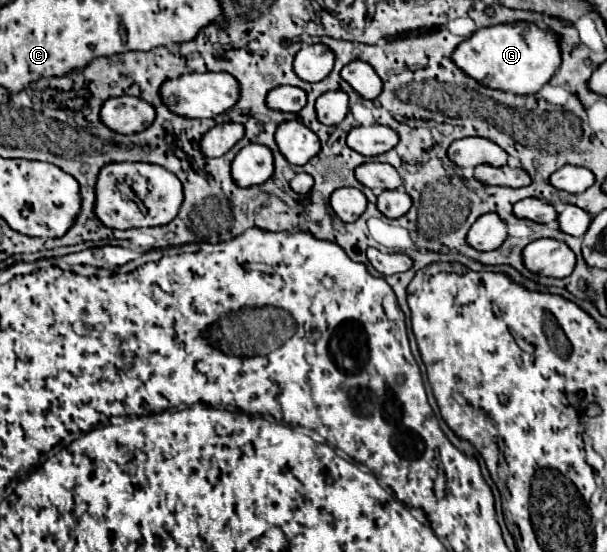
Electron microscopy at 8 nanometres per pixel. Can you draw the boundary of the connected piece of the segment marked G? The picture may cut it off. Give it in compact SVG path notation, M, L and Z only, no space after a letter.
M516 21L516 23L500 23L492 27L484 27L476 31L470 39L462 41L454 55L454 63L492 89L504 89L516 95L538 93L560 69L562 65L562 47L560 35L550 31L548 27L540 27L538 23Z

